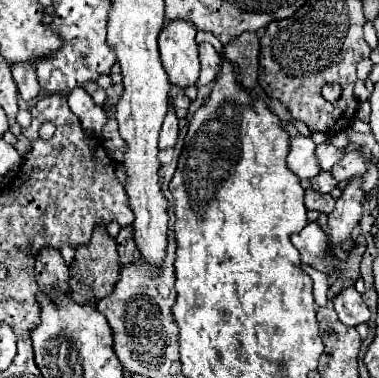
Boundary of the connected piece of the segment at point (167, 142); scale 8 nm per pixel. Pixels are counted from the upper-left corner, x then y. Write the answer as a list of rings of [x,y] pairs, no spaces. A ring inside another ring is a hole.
[[[170,107],[168,113],[166,113],[162,131],[160,131],[160,149],[174,147],[176,137],[178,137],[178,119],[176,119],[176,115],[174,115],[174,109]]]

